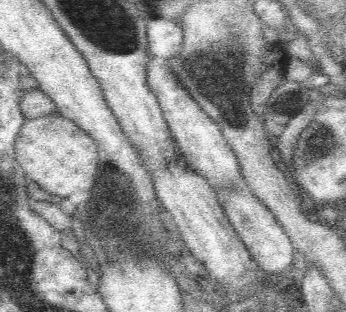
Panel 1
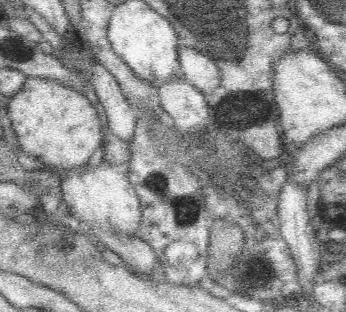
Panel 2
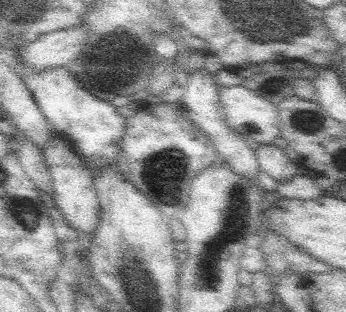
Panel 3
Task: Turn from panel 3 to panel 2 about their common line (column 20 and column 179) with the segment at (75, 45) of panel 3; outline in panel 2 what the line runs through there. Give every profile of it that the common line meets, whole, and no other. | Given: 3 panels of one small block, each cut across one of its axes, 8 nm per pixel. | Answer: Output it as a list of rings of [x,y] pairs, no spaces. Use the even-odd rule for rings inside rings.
[[[180,48],[178,54],[180,66],[182,66],[182,78],[190,82],[194,88],[198,88],[204,96],[214,94],[214,90],[222,84],[222,74],[218,68],[218,62],[210,58],[208,54],[202,54],[194,48]]]

